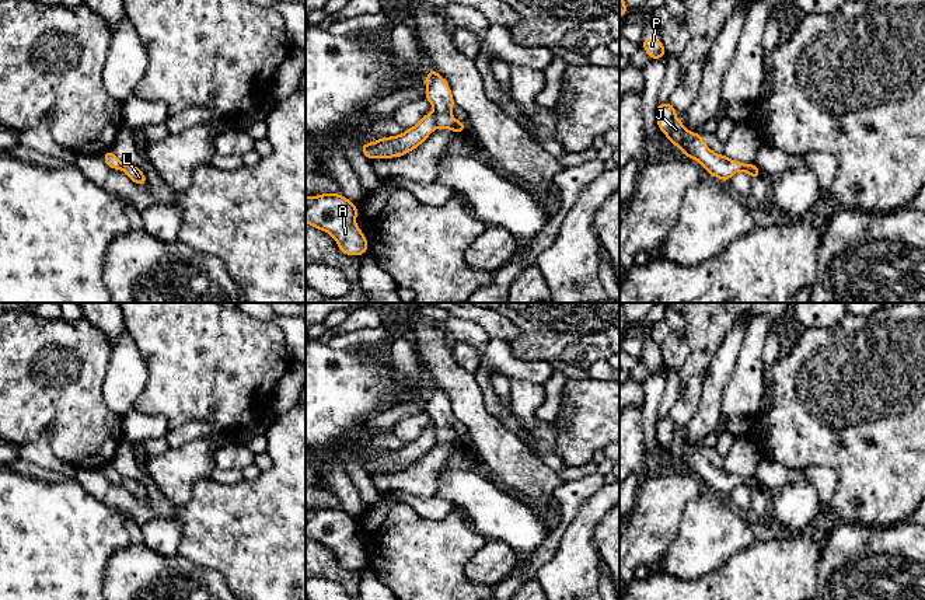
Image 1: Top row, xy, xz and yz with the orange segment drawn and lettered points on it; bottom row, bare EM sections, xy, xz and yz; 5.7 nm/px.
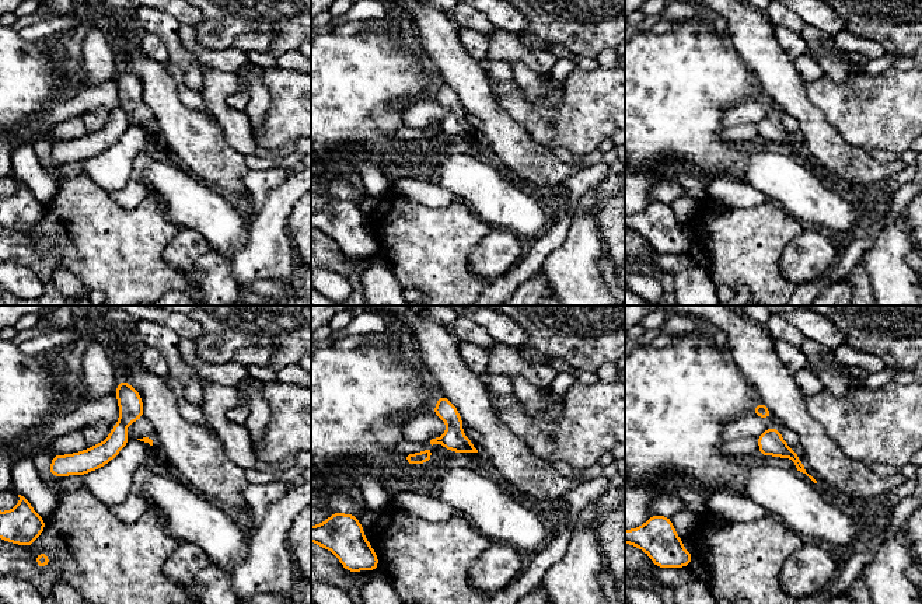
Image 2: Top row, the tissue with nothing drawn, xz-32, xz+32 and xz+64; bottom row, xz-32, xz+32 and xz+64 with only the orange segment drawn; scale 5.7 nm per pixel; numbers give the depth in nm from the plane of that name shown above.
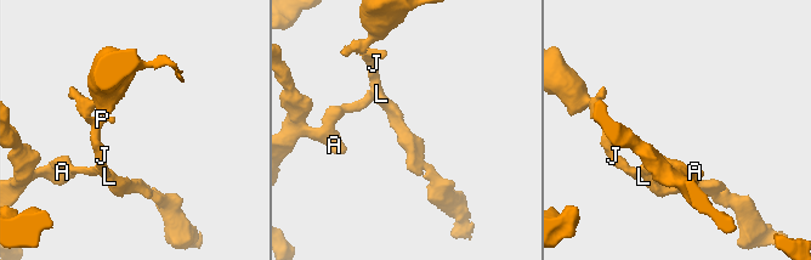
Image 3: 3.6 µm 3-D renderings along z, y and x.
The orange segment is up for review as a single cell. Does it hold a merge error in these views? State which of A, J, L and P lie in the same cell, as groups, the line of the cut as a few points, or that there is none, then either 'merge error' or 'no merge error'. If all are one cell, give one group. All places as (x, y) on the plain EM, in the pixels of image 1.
A / J L P | xz (435, 428), (437, 440) | merge error

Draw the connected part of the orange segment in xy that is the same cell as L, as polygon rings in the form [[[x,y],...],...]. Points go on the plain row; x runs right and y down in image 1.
[[[123,478],[122,481],[123,486],[137,499],[146,499],[147,493],[144,488],[132,478]]]

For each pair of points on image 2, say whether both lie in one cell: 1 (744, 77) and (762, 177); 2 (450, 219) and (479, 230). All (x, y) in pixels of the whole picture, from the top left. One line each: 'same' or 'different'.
1: same
2: same

